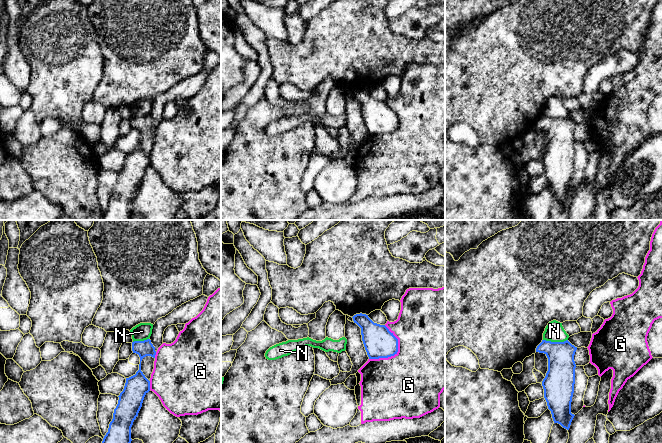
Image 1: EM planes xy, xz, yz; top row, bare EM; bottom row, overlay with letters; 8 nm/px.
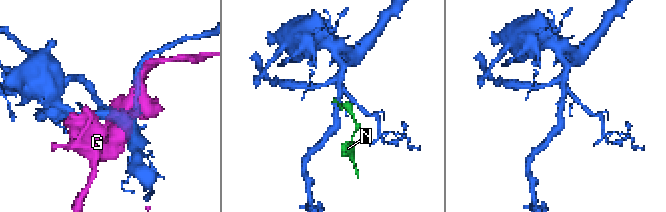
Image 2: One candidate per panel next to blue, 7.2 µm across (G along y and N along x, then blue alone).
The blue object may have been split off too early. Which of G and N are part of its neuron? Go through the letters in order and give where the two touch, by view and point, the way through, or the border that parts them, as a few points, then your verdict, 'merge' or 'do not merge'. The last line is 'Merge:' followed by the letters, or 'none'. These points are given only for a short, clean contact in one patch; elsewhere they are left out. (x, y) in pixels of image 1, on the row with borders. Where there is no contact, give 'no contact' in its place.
G: meets blue in xz at (396, 352); do not merge
N: meets blue in yz at (555, 342); border along yz (543, 339), (551, 341), (567, 340); do not merge
Merge: none

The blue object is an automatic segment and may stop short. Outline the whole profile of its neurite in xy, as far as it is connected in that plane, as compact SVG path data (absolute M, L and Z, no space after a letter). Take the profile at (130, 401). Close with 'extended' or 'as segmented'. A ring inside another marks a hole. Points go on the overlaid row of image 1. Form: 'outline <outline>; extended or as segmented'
outline M150 339L132 342L132 351L140 357L139 370L126 378L113 419L102 443L131 443L131 427L142 407L145 395L150 391L150 381L141 371L141 361L146 356L155 358L155 347Z; as segmented

